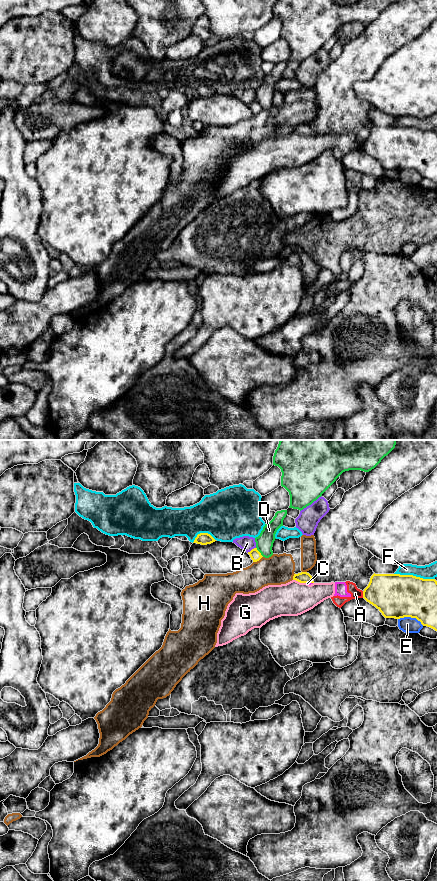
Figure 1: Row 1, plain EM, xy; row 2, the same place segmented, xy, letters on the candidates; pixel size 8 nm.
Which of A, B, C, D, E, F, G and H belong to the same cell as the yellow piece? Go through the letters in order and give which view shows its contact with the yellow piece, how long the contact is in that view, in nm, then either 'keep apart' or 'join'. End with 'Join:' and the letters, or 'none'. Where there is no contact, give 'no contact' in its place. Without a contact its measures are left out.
A: meets yellow in xy; contact 60 nm long; keep apart
B: meets yellow in xy; contact 80 nm long; keep apart
C: meets yellow in xy; contact 50 nm long; keep apart
D: meets yellow in xy; contact 100 nm long; keep apart
E: meets yellow in xy; contact 220 nm long; keep apart
F: meets yellow in xy; contact 340 nm long; keep apart
G: meets yellow in xy; contact 120 nm long; keep apart
H: meets yellow in xy; contact 90 nm long; keep apart
Join: none

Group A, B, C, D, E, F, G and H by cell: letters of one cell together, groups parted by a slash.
A C G / B / D / E / F / H

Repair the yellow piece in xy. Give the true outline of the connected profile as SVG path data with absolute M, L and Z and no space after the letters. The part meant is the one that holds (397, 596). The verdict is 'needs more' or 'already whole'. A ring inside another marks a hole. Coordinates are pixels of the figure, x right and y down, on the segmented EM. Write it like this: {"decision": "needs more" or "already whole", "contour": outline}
{"decision": "already whole", "contour": "M373 574L363 598L385 618L416 618L437 631L437 581L413 575Z"}

